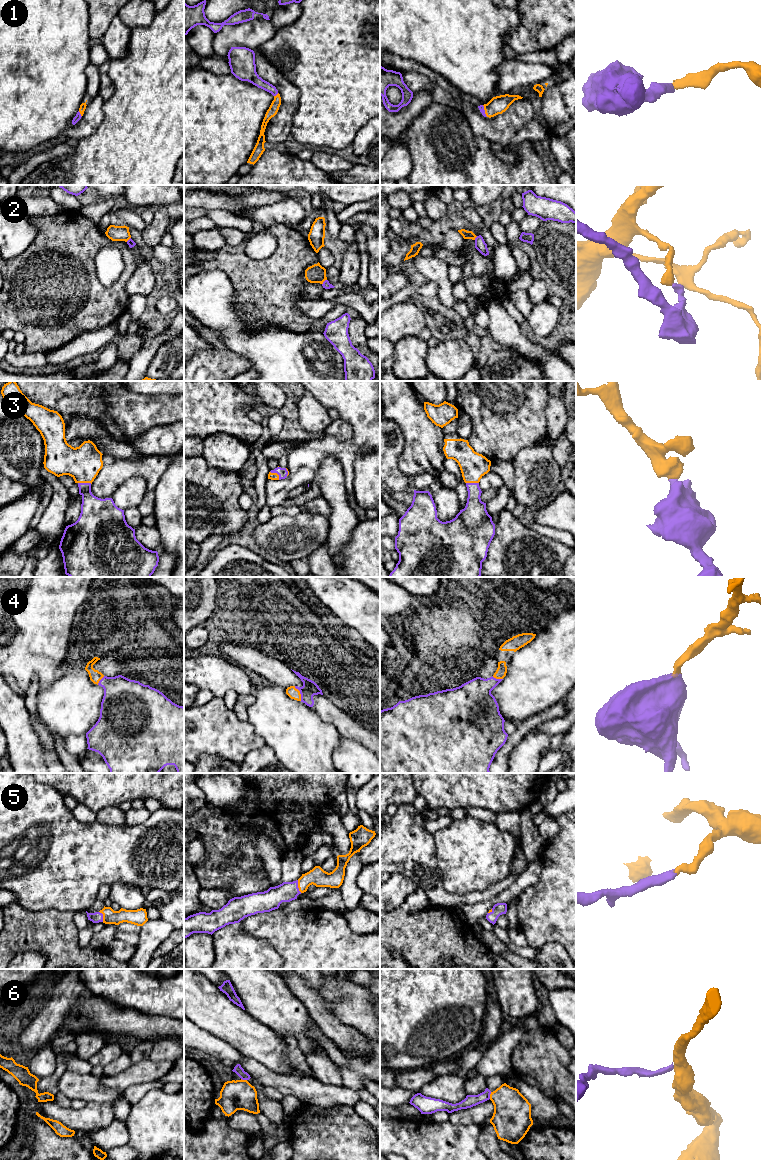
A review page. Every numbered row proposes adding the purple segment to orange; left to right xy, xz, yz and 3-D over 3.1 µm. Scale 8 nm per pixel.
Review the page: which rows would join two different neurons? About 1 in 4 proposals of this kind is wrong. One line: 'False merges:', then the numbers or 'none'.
False merges: 2, 6

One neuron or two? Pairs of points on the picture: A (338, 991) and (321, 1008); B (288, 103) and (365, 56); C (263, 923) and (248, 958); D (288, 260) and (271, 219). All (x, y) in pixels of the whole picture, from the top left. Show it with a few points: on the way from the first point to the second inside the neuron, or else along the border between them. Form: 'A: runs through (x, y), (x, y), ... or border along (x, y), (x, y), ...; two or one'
A: border along (310, 986), (320, 996), (326, 1007), (341, 1021); two
B: border along (285, 77), (299, 90), (299, 105), (293, 119); two
C: border along (238, 923), (245, 932), (265, 939), (276, 951); two
D: border along (266, 227), (287, 225), (294, 229); two

